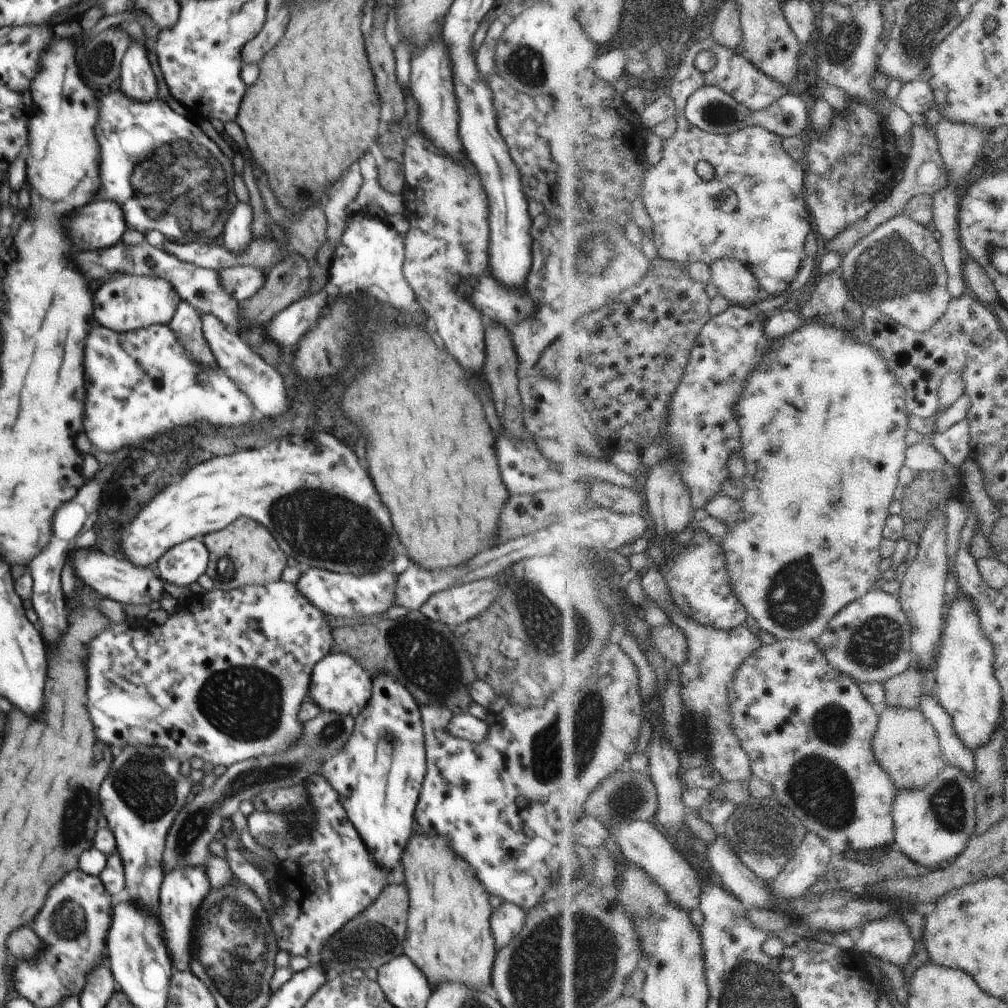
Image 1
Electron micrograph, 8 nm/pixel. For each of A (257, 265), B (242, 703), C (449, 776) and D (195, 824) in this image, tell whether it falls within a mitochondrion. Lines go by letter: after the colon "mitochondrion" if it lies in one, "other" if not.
A: other
B: mitochondrion
C: other
D: mitochondrion

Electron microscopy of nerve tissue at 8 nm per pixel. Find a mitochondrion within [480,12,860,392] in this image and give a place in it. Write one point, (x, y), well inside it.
(595, 254)

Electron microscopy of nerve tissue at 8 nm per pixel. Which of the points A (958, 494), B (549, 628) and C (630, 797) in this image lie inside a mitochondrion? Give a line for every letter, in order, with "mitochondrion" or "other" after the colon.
A: other
B: mitochondrion
C: mitochondrion

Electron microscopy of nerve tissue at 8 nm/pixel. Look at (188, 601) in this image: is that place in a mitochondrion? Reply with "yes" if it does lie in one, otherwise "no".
no

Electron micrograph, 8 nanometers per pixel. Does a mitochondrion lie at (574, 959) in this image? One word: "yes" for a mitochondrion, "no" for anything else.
yes

